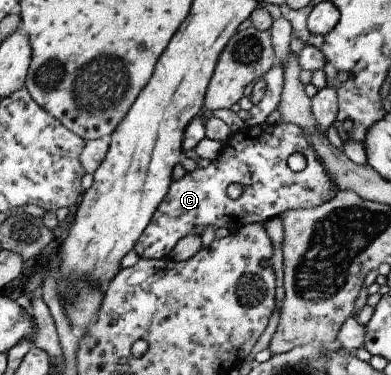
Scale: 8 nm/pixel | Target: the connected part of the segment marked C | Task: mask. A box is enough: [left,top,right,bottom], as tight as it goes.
[135,121,339,260]

